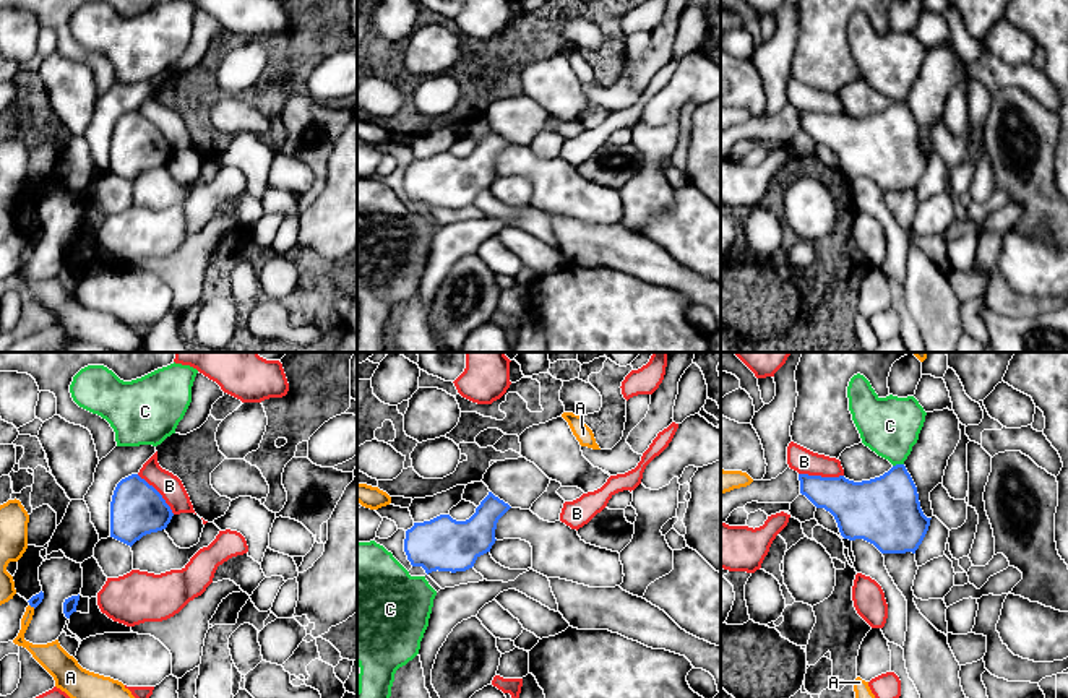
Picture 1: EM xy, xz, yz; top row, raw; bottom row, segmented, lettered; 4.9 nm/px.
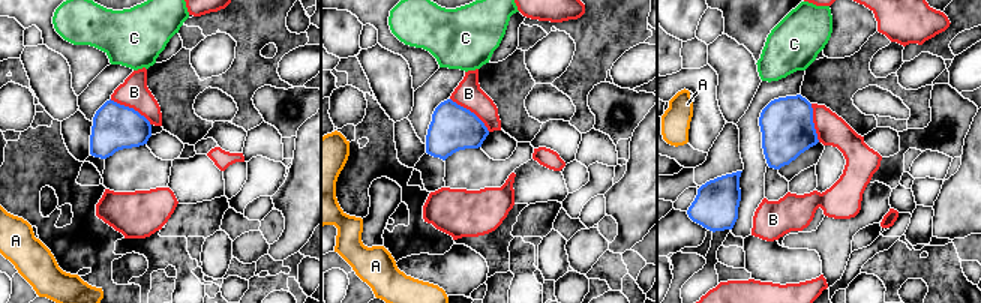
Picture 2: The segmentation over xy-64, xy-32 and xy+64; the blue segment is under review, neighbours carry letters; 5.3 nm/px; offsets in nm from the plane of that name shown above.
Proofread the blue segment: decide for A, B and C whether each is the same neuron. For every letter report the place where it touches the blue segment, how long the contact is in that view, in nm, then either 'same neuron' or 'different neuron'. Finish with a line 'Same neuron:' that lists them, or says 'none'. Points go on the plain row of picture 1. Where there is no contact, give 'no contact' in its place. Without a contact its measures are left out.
A: xy (33, 242) | 40 nm | different neuron
B: yz (820, 112) | 220 nm | different neuron
C: yz (898, 101) | 60 nm | different neuron
Same neuron: none

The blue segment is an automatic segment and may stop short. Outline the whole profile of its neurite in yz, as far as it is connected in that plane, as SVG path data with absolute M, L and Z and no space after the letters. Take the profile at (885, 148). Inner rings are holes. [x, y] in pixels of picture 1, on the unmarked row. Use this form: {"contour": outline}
{"contour": "M904 101L862 118L808 110L799 117L800 130L834 153L844 175L863 175L881 190L915 190L928 167L932 154L924 151Z"}

